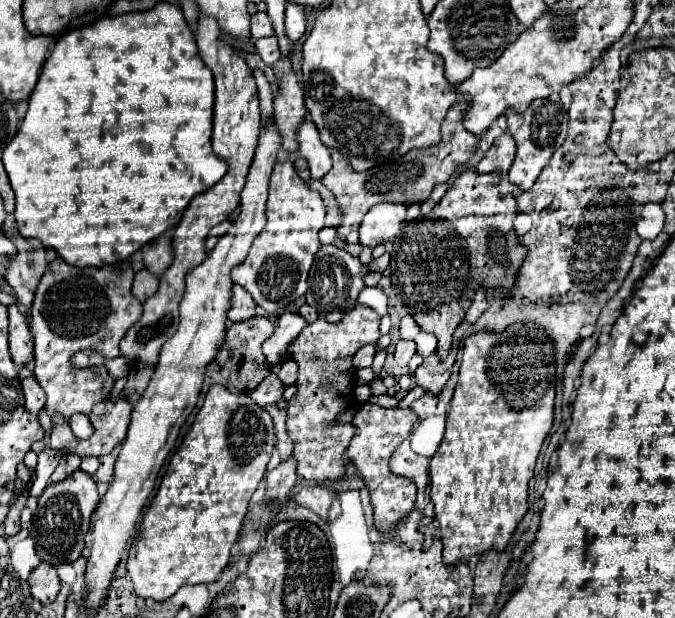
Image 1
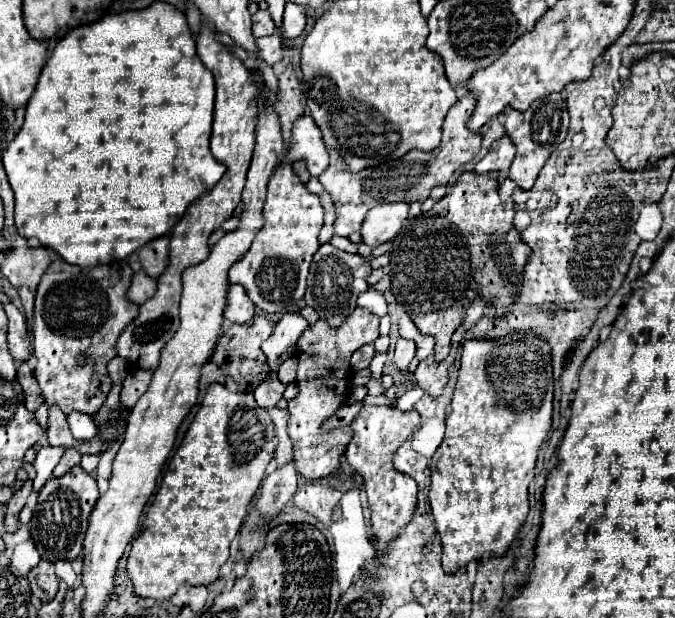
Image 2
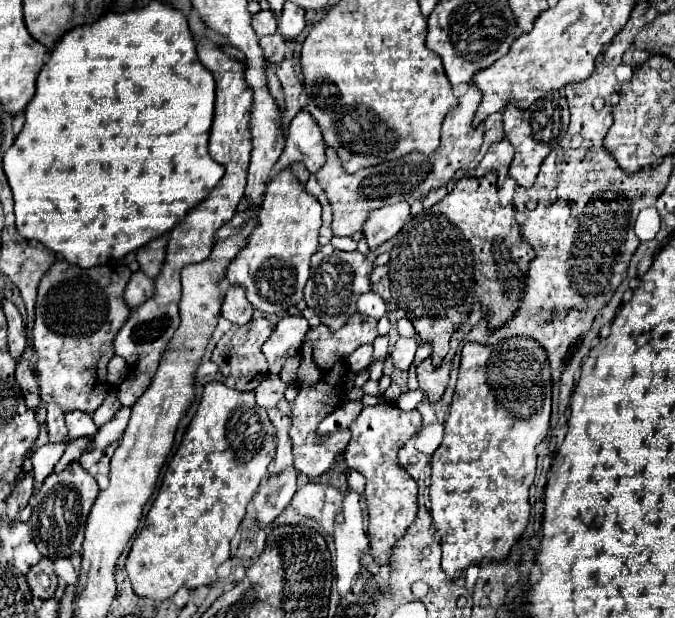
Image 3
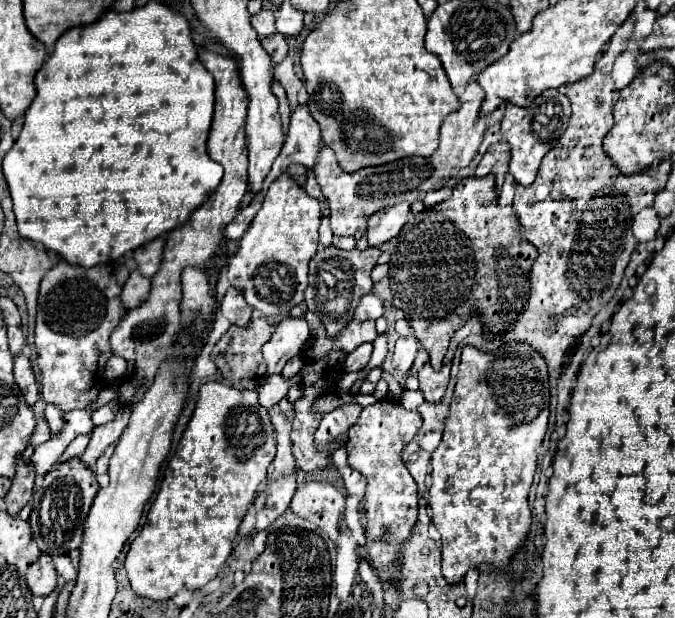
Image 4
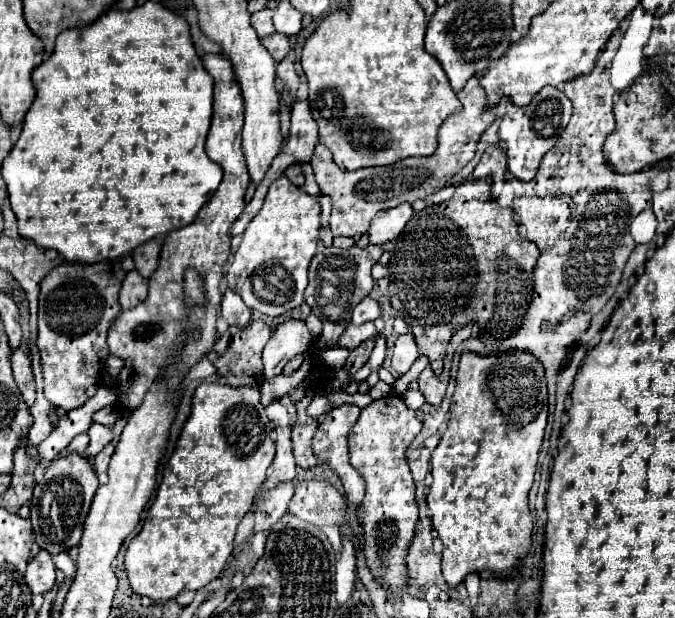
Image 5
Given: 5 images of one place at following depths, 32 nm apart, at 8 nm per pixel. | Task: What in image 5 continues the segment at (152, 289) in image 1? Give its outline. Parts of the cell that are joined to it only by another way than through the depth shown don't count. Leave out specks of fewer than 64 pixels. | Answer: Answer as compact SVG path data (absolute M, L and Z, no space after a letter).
M136 270L128 272L126 278L124 278L124 284L120 288L120 294L118 294L118 302L120 306L126 310L126 308L134 308L136 304L140 304L144 298L148 296L148 282L146 278L142 278Z

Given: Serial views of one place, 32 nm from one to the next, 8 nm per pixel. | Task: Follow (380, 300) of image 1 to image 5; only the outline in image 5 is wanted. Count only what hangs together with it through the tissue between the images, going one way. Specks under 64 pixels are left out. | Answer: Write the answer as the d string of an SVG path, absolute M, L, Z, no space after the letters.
M364 298L360 304L356 304L356 308L352 310L352 324L364 324L370 322L374 318L378 318L382 314L380 304L372 298Z

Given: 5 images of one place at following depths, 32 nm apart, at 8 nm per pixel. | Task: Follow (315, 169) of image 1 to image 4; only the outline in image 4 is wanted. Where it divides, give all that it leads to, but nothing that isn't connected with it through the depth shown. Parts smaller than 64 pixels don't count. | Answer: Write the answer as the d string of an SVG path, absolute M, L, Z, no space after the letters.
M298 104L296 106L296 110L292 112L292 120L290 120L290 130L288 130L288 138L286 138L286 142L284 142L284 146L282 146L282 152L280 152L280 156L274 160L274 164L272 164L272 170L268 172L268 176L266 176L266 180L264 180L264 184L262 184L262 190L254 196L254 200L246 206L246 220L236 220L236 222L232 222L230 226L228 226L228 238L240 238L244 232L246 232L246 228L248 228L248 224L252 222L252 218L256 216L256 212L260 210L260 206L262 206L262 200L264 200L264 196L266 196L266 190L268 190L268 186L282 174L282 172L286 172L286 168L292 164L292 162L296 162L296 164L304 164L304 166L308 166L308 168L312 168L314 164L316 164L316 156L318 156L318 148L320 148L320 128L318 128L318 124L316 124L316 120L312 118L312 114L308 112L308 106L306 104Z

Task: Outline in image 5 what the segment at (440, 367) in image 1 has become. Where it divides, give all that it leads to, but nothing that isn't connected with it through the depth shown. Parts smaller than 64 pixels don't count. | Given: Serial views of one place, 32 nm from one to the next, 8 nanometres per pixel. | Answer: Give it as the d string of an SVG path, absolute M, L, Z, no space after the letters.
M448 364L444 366L444 372L440 376L436 376L430 366L424 368L424 372L418 376L418 384L420 384L420 392L424 394L428 404L440 406L446 386L448 386L448 380L450 380L450 366Z

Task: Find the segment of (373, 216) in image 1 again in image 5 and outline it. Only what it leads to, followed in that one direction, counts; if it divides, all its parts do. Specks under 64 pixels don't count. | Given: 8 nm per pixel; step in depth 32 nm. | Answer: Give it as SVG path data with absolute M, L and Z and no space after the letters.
M400 204L396 208L380 212L372 222L370 222L370 244L384 244L400 236L408 220L412 218L414 208L412 204Z

